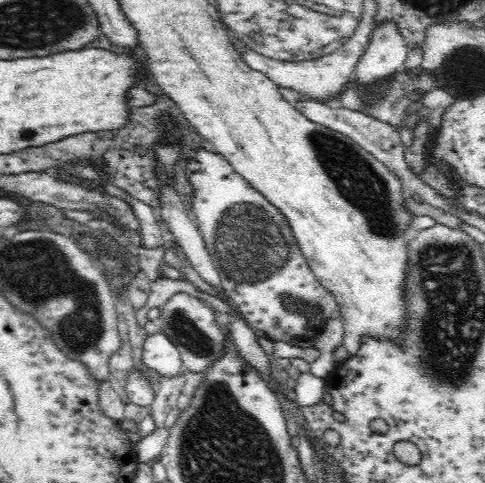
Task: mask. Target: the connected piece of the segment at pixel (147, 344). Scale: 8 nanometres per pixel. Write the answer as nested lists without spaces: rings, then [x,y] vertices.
[[[164,333],[147,334],[143,343],[143,361],[144,364],[155,370],[158,374],[167,377],[180,375],[187,371],[183,365],[179,350],[172,344],[172,341]]]

